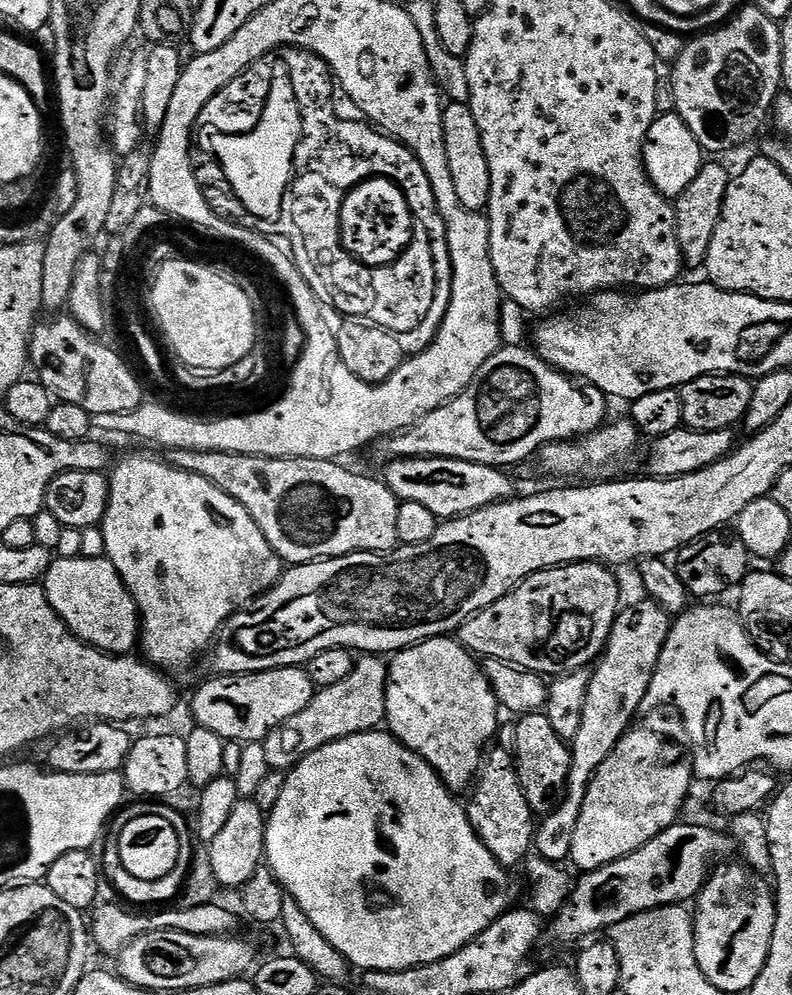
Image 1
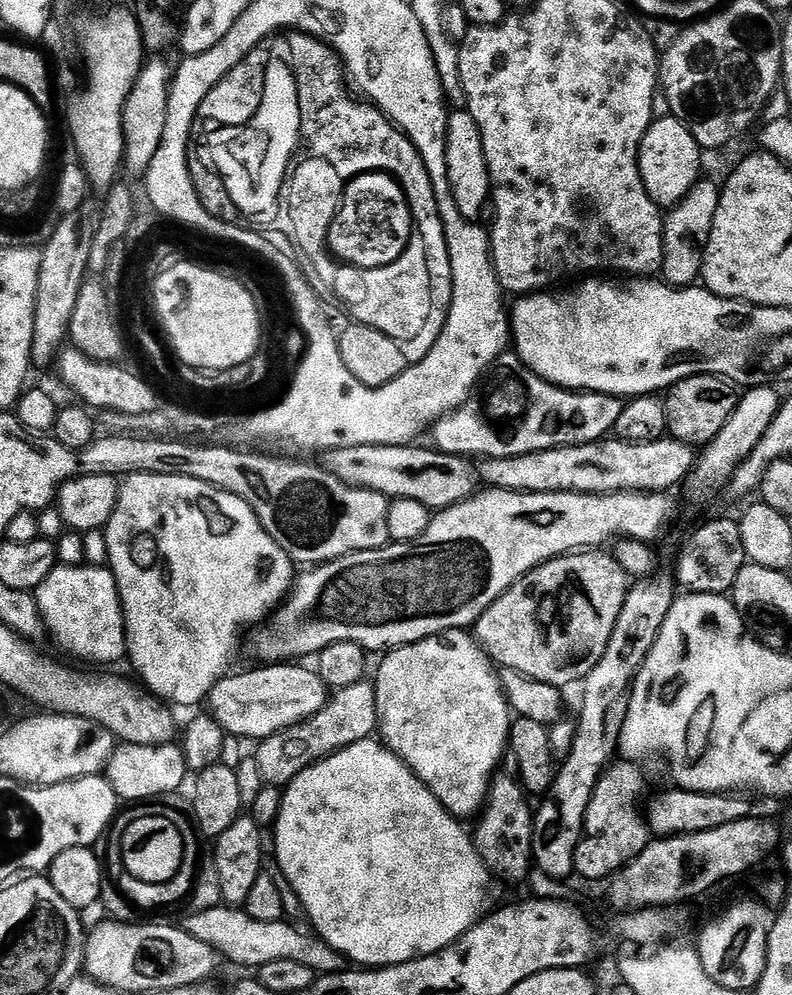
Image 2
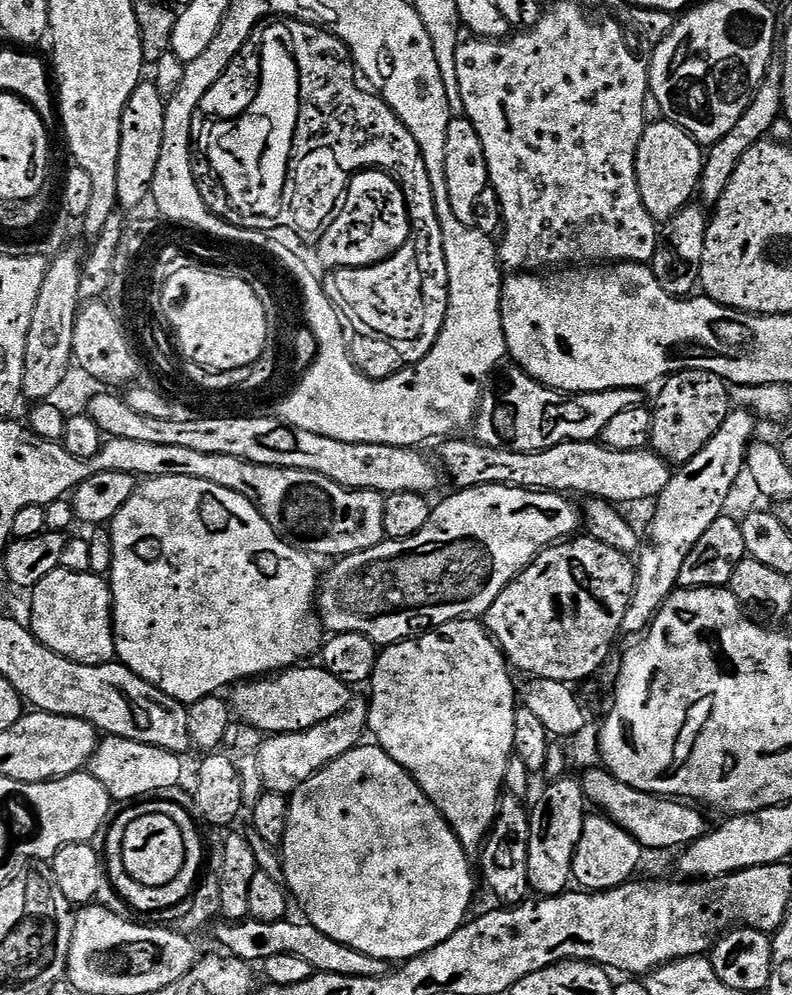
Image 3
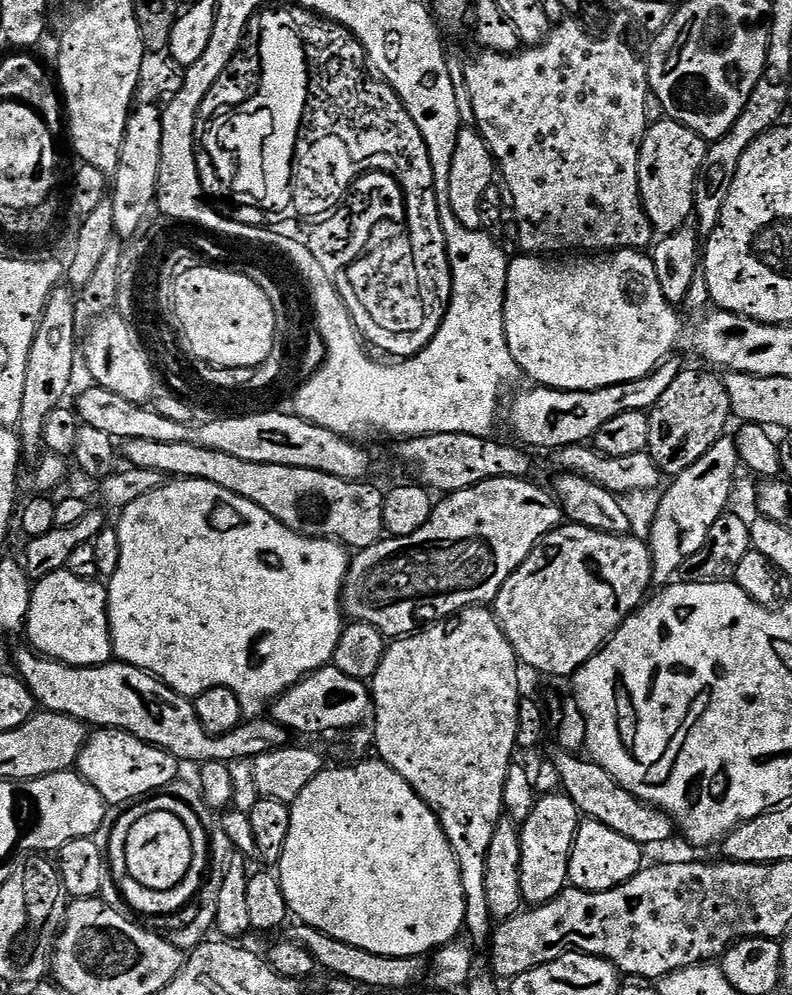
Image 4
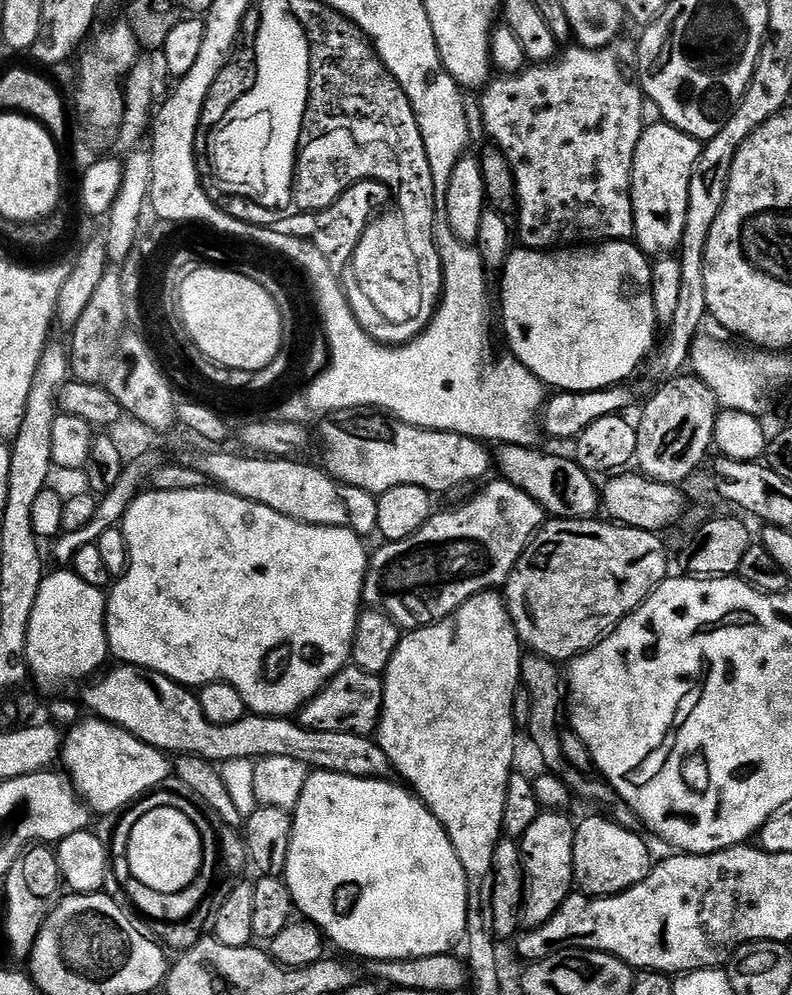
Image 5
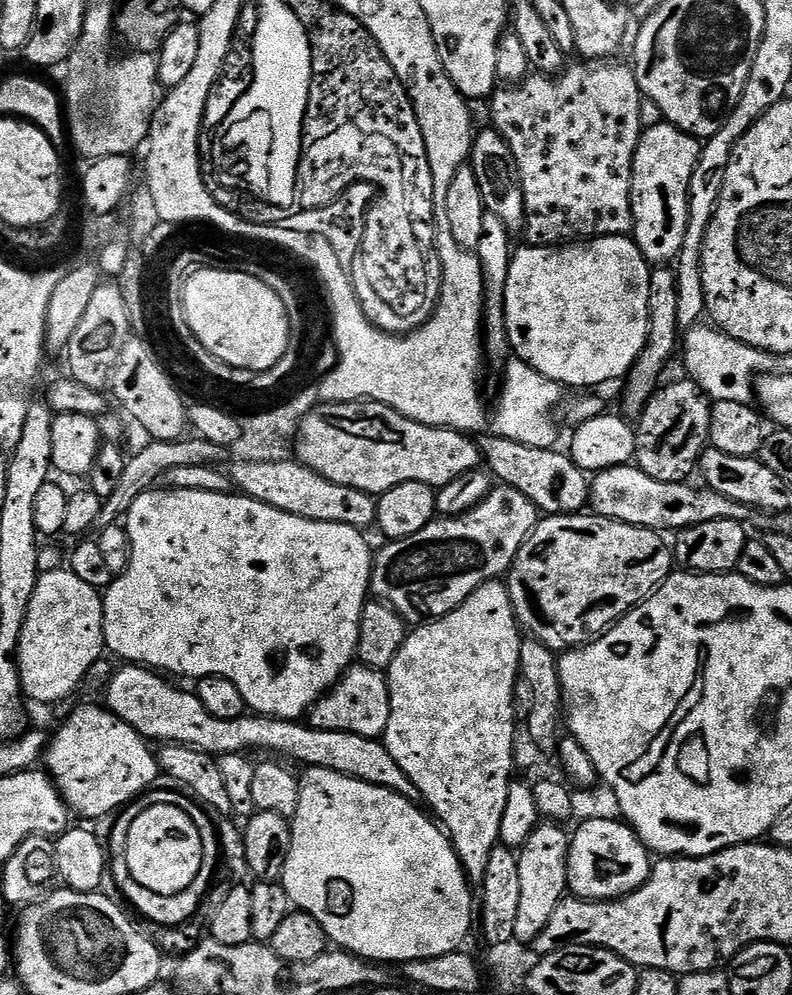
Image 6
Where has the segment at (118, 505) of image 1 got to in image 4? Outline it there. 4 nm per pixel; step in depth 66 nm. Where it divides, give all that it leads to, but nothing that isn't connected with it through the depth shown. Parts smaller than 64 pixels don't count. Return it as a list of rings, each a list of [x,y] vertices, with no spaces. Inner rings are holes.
[[[173,479],[165,482],[150,494],[142,494],[138,502],[130,502],[120,513],[120,524],[116,533],[120,539],[120,557],[118,570],[107,581],[108,590],[108,625],[112,635],[112,651],[121,664],[129,664],[144,672],[156,676],[166,686],[178,694],[195,698],[206,690],[229,688],[238,694],[242,702],[245,717],[260,718],[273,700],[283,692],[290,690],[300,680],[305,680],[311,672],[329,667],[336,653],[336,647],[346,627],[346,617],[342,607],[344,579],[350,563],[349,549],[337,540],[316,540],[312,536],[299,536],[294,530],[282,526],[278,518],[266,514],[262,506],[214,486],[214,482],[205,480]]]

